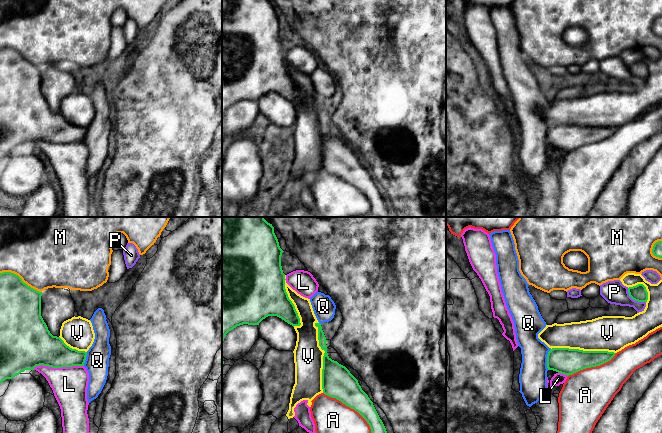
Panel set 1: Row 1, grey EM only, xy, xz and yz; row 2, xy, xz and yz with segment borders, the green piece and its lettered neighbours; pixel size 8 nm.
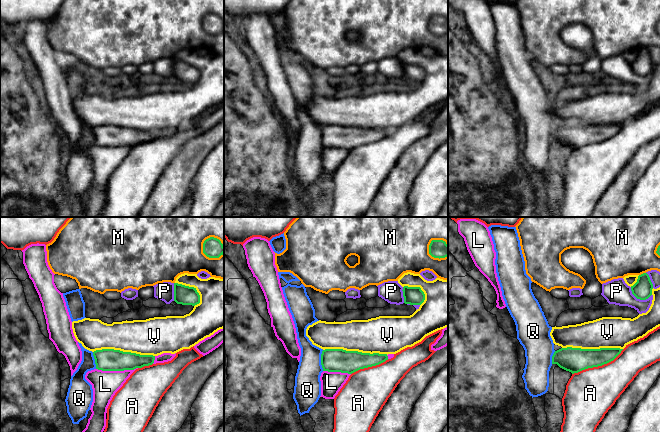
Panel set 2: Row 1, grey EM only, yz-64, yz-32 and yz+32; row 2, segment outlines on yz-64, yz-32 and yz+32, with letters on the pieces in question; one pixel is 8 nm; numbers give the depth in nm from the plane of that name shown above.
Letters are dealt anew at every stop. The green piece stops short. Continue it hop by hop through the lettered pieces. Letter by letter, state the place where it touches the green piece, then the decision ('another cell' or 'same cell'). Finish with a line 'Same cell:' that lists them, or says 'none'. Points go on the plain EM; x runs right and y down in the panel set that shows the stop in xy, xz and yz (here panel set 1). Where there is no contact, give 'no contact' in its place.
A: xz (352, 184) | another cell
L: xy (58, 143) | another cell
M: xy (21, 55) | another cell
P: yz (634, 75) | another cell
Q: yz (547, 135) | same cell
V: xz (323, 133) | another cell
Same cell: Q

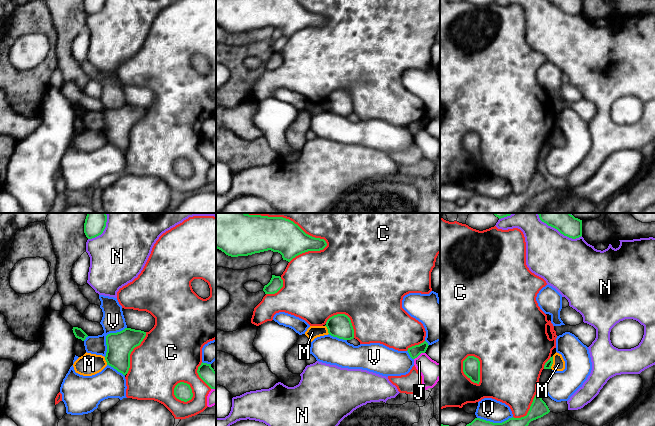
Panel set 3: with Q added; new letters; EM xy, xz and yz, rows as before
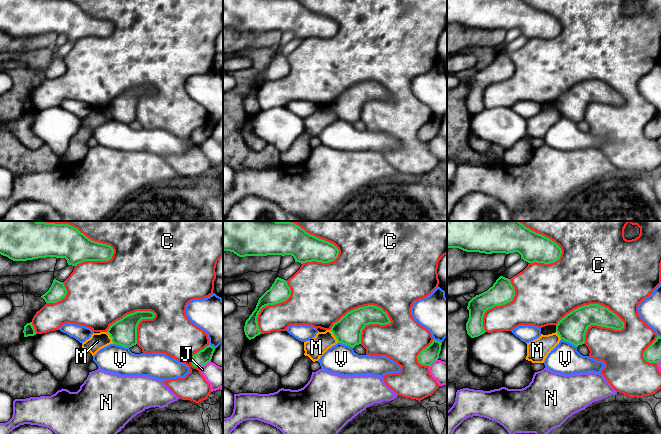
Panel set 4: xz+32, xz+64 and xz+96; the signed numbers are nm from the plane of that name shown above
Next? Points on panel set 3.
C: xz (309, 26) | another cell
J: xz (419, 130) | another cell
M: yz (552, 138) | another cell
N: yz (564, 11) | another cell
V: xy (106, 112) | another cell
Same cell: none

